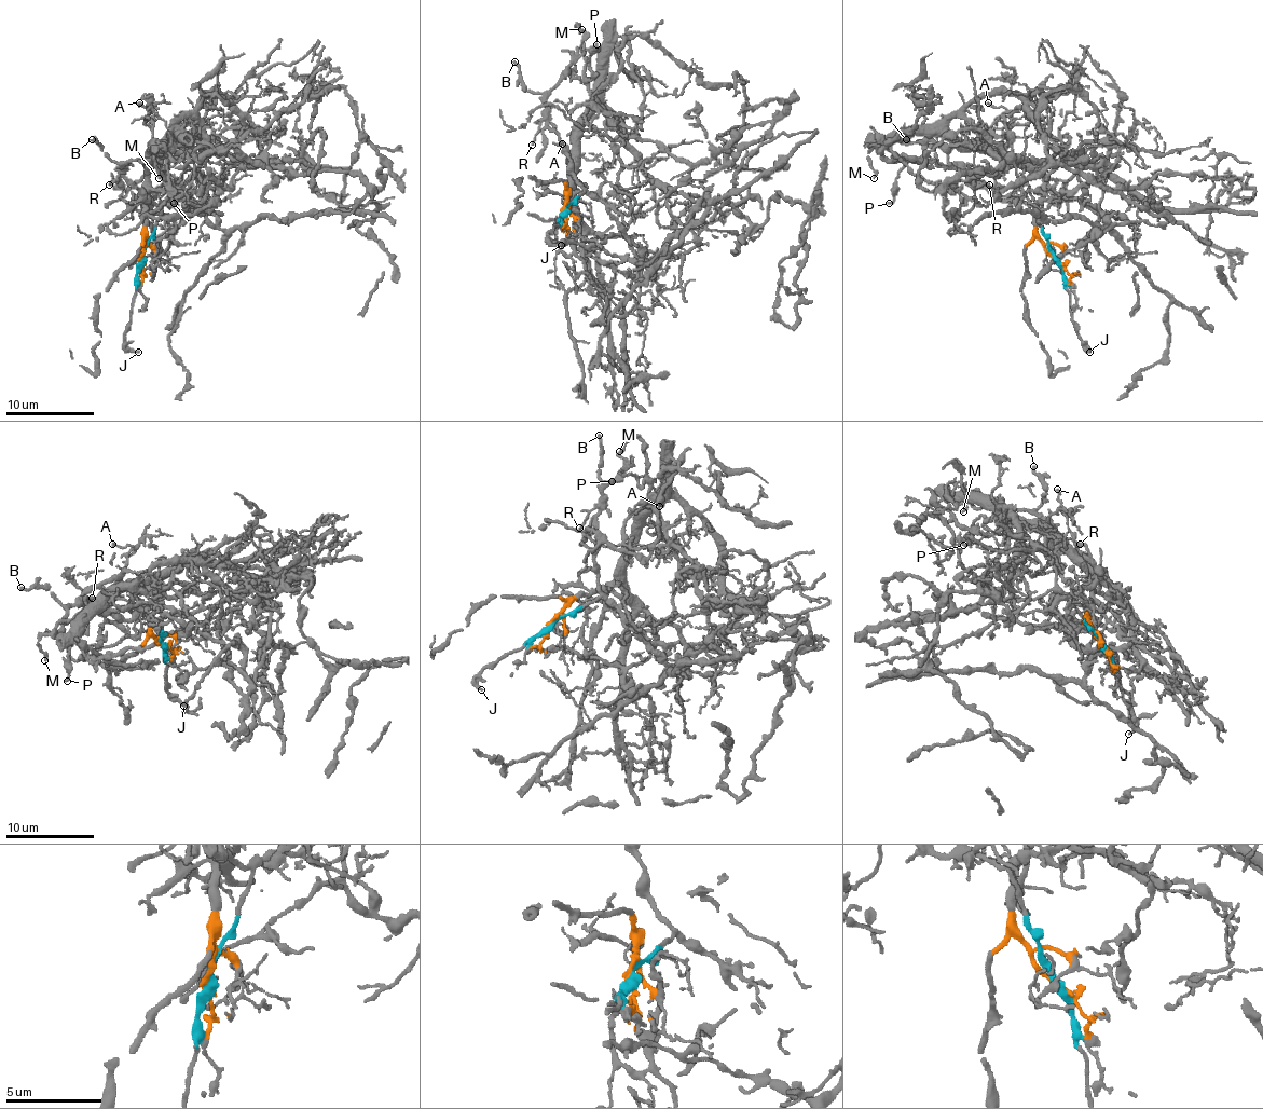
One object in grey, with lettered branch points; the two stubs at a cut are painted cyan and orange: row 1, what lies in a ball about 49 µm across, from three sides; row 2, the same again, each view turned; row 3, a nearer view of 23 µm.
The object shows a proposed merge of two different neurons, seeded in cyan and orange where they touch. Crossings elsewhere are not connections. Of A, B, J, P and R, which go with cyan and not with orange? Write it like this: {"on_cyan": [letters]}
{"on_cyan": ["B", "J", "P", "R"]}

